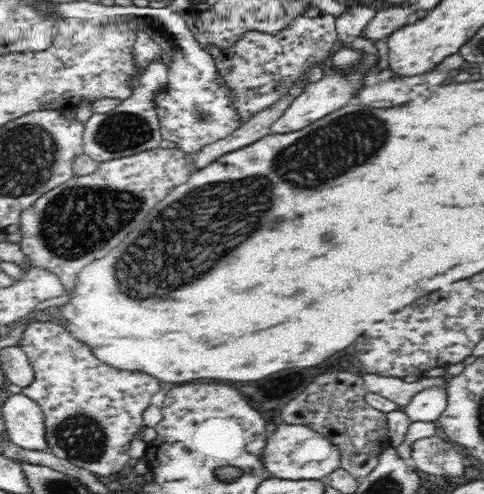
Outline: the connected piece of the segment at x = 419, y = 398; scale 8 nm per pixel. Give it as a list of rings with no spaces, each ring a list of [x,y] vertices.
[[[446,385],[432,386],[420,390],[412,397],[412,400],[402,407],[408,415],[410,422],[433,422],[442,416],[448,402]]]

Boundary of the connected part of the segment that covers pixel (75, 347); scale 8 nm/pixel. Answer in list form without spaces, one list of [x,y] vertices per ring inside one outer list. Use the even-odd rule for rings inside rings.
[[[44,319],[26,324],[17,345],[24,350],[34,370],[33,384],[24,387],[21,393],[38,403],[42,409],[48,450],[54,456],[98,476],[120,472],[129,460],[130,442],[138,437],[136,435],[145,426],[143,412],[160,388],[160,382],[148,374],[122,374],[128,370],[108,366],[92,353],[88,344],[76,339],[59,321]]]

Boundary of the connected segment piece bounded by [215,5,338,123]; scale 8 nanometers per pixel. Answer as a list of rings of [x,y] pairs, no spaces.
[[[309,5],[304,14],[292,19],[279,34],[250,30],[234,46],[220,50],[215,58],[217,73],[231,90],[229,99],[240,122],[248,122],[260,110],[274,106],[296,82],[300,82],[312,64],[327,65],[338,41],[335,20],[335,16]]]

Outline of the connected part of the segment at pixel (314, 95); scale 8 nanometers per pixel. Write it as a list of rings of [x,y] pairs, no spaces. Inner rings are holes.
[[[356,38],[347,44],[361,54],[361,61],[355,69],[350,69],[345,73],[334,73],[332,69],[325,68],[325,72],[320,80],[310,83],[289,105],[288,108],[277,118],[271,126],[271,132],[274,134],[296,132],[302,130],[305,126],[320,120],[323,116],[334,112],[336,109],[348,105],[354,101],[356,90],[360,90],[362,82],[364,82],[364,74],[376,66],[378,63],[378,50],[376,49],[376,41],[370,38]]]

